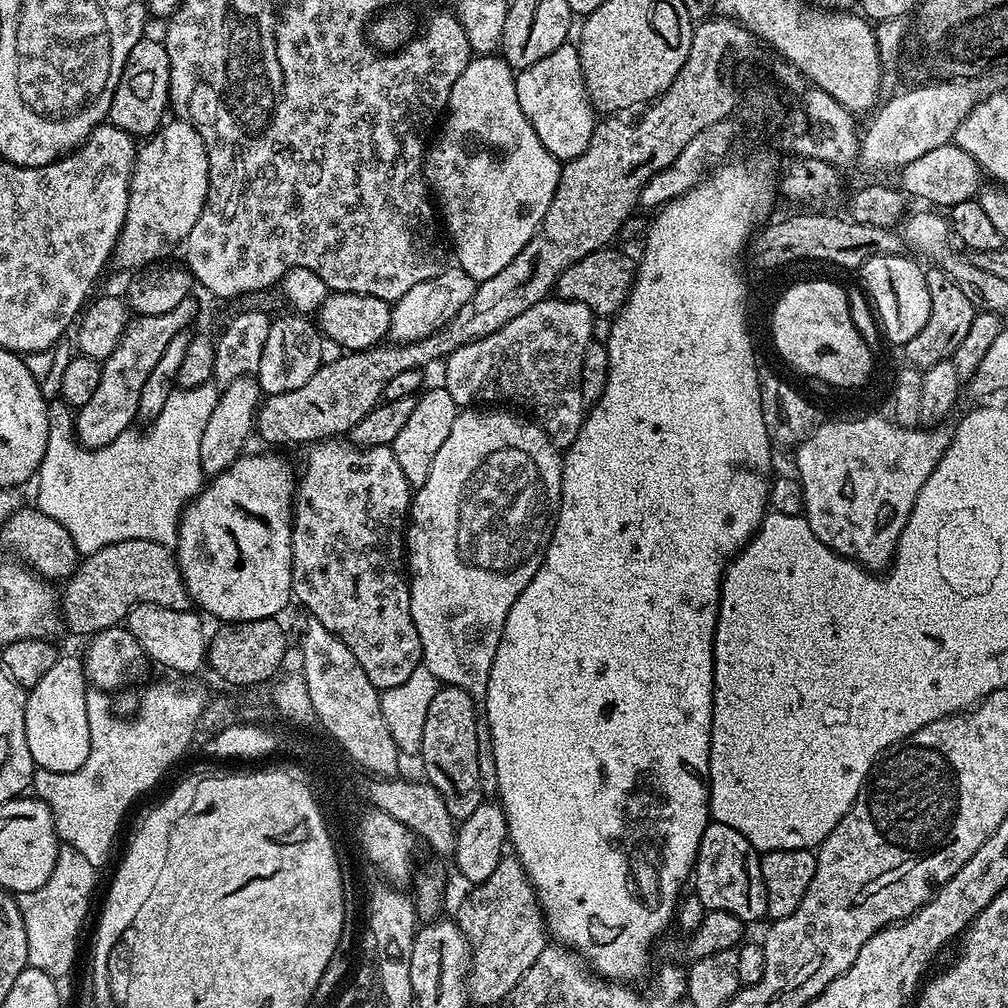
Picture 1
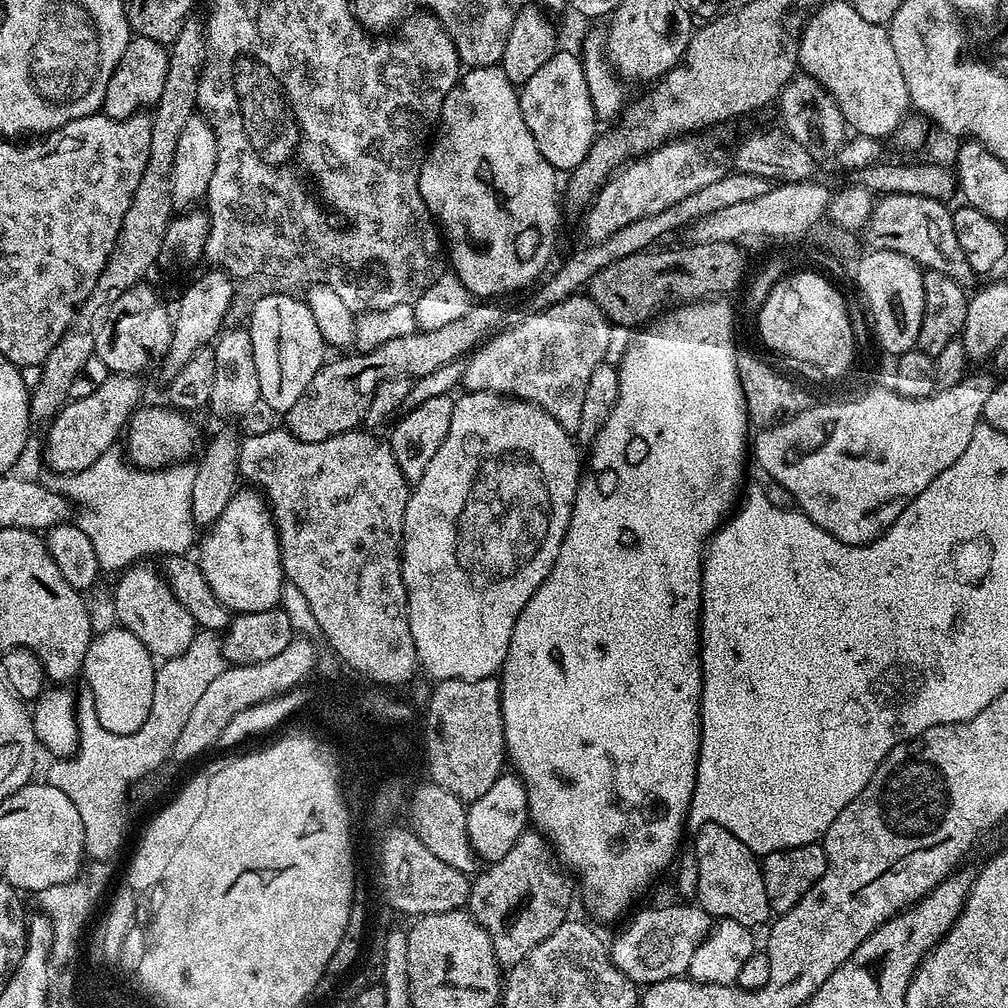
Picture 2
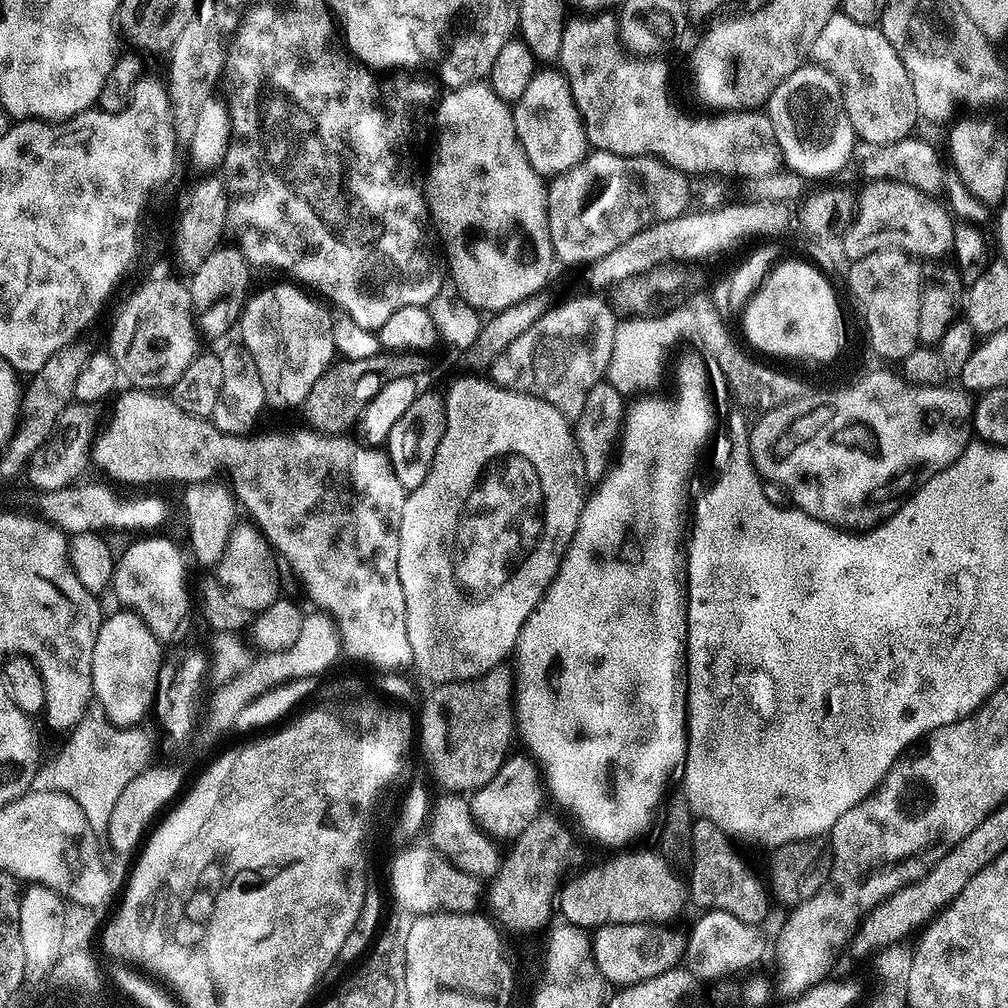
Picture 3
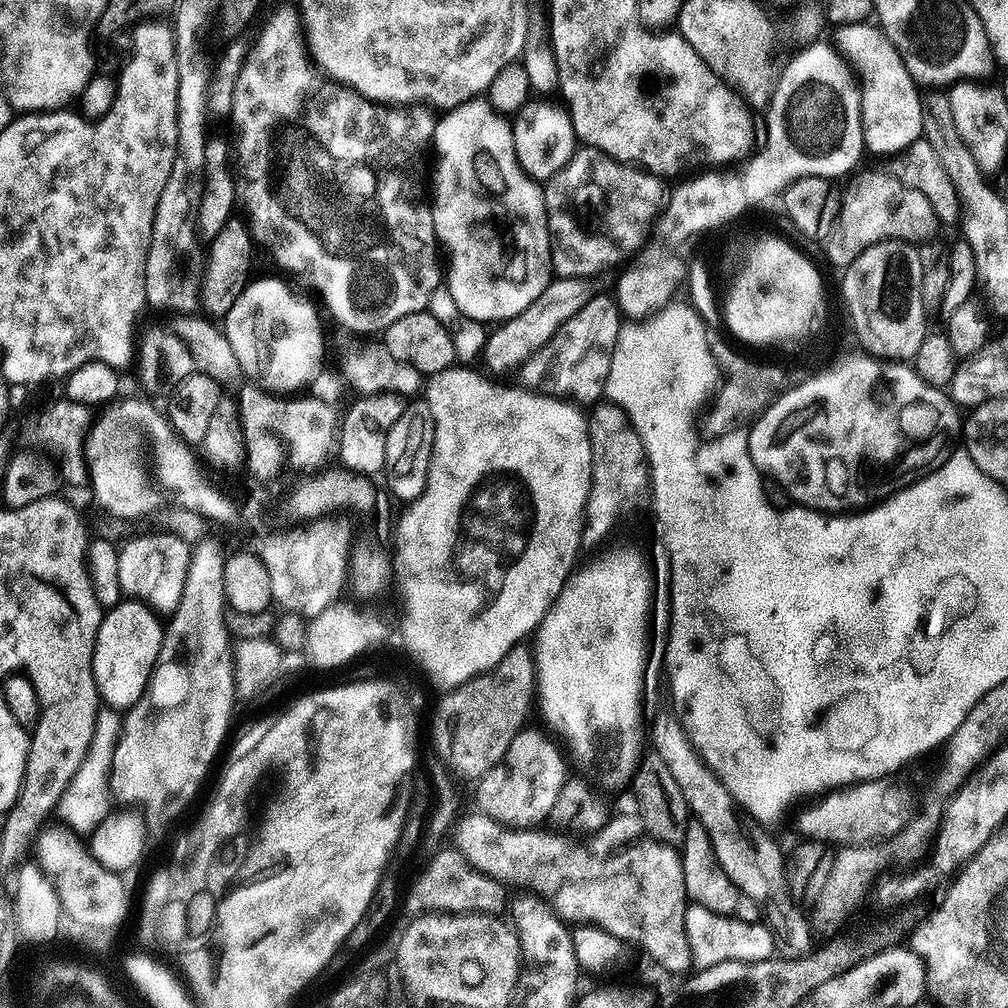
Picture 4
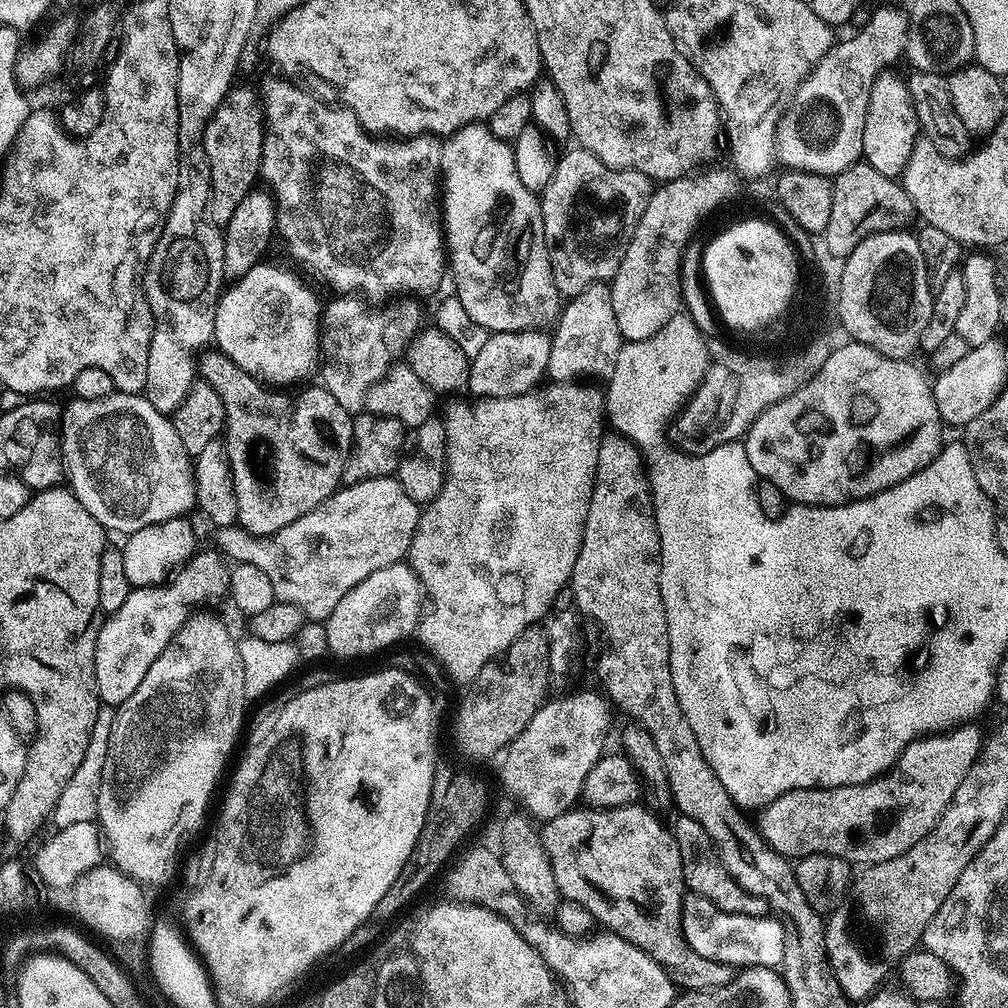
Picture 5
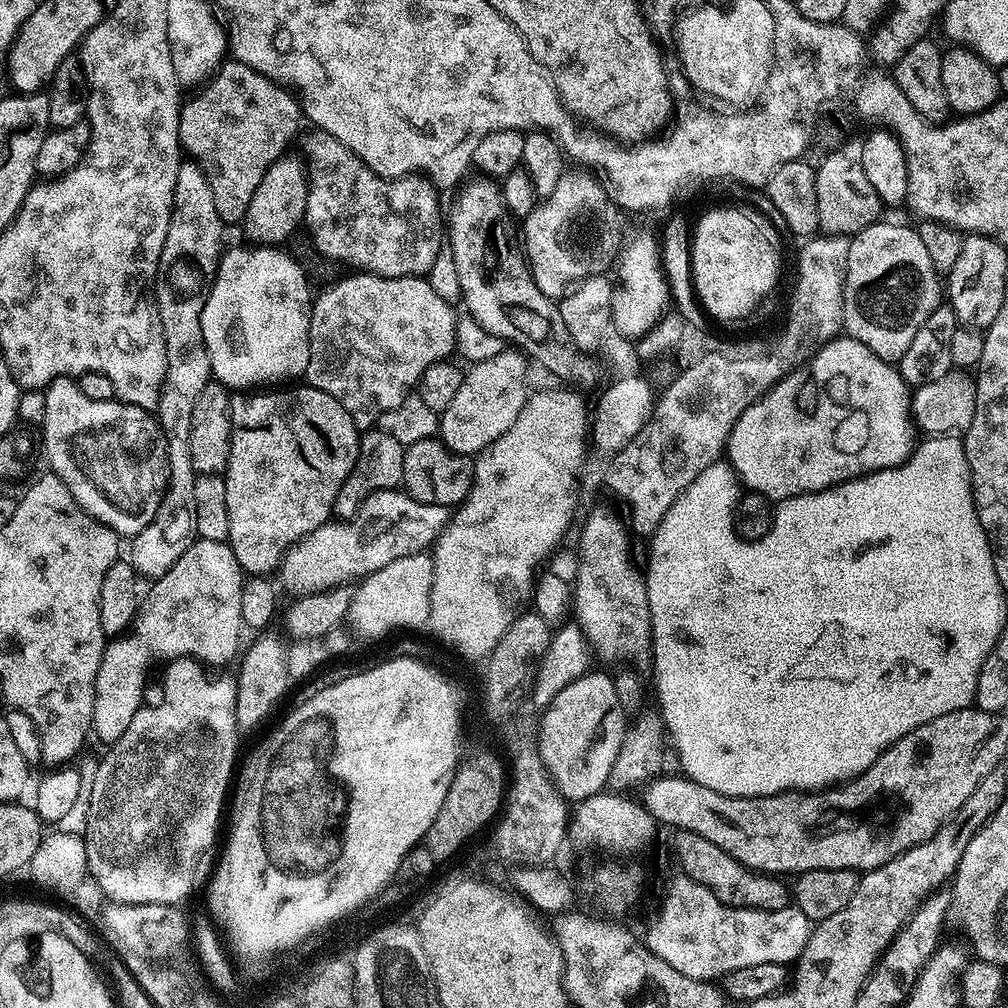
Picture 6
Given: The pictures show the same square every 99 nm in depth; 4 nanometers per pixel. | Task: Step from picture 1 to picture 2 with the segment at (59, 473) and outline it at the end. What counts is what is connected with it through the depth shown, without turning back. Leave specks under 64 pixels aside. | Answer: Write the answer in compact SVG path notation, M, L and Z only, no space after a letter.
M116 451L102 454L86 470L61 475L58 485L61 495L73 505L84 507L78 523L94 545L101 573L119 573L143 558L152 558L148 556L155 552L164 552L165 557L191 553L198 540L198 525L192 513L195 463L138 468L129 463L123 451Z

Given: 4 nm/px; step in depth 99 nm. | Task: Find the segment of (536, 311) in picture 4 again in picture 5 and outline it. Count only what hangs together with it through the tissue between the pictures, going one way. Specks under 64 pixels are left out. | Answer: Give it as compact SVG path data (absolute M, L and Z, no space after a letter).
M524 332L491 333L486 346L482 346L482 350L478 350L478 354L471 357L467 391L473 392L477 398L494 400L526 394L537 387L545 379L548 358L544 354L532 356L532 344L526 337Z

